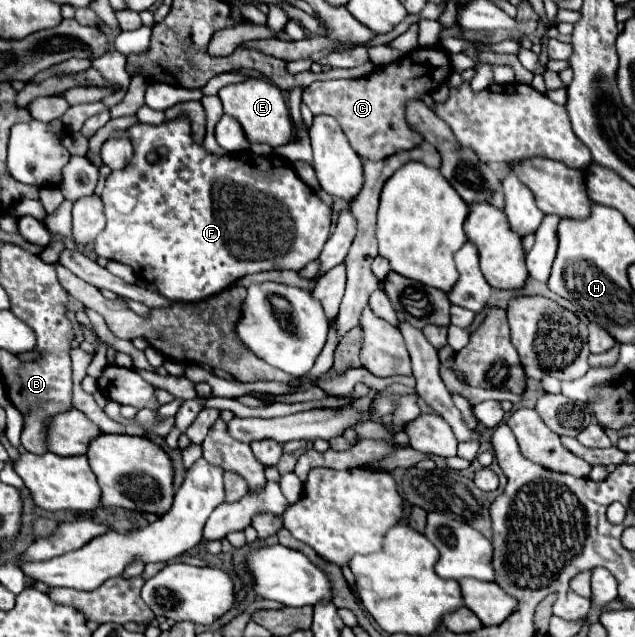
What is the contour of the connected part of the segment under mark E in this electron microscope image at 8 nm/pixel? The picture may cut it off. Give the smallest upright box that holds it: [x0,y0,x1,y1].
[218,79,292,147]

